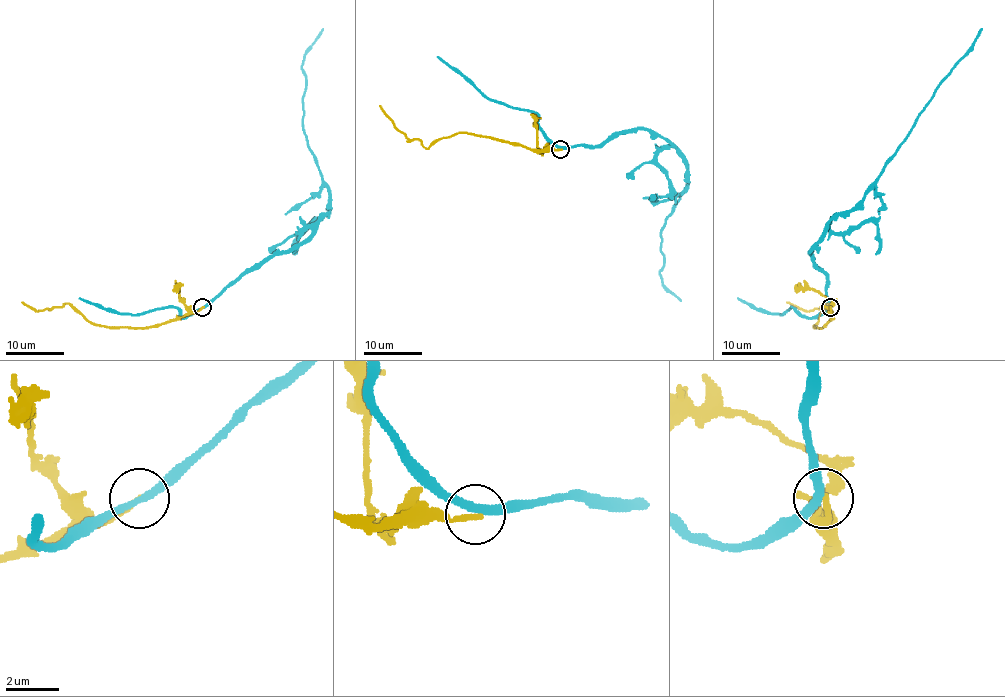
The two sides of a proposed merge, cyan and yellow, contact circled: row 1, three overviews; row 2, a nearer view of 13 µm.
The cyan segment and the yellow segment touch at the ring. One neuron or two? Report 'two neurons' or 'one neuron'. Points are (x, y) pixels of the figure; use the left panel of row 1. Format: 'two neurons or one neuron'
two neurons

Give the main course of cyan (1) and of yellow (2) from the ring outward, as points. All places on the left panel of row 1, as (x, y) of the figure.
1: (202, 307), (276, 254), (289, 253), (328, 211), (328, 186), (302, 127), (302, 60), (322, 28)
2: (202, 307), (180, 318), (148, 327), (105, 327), (84, 318), (68, 304), (36, 311), (22, 302)

